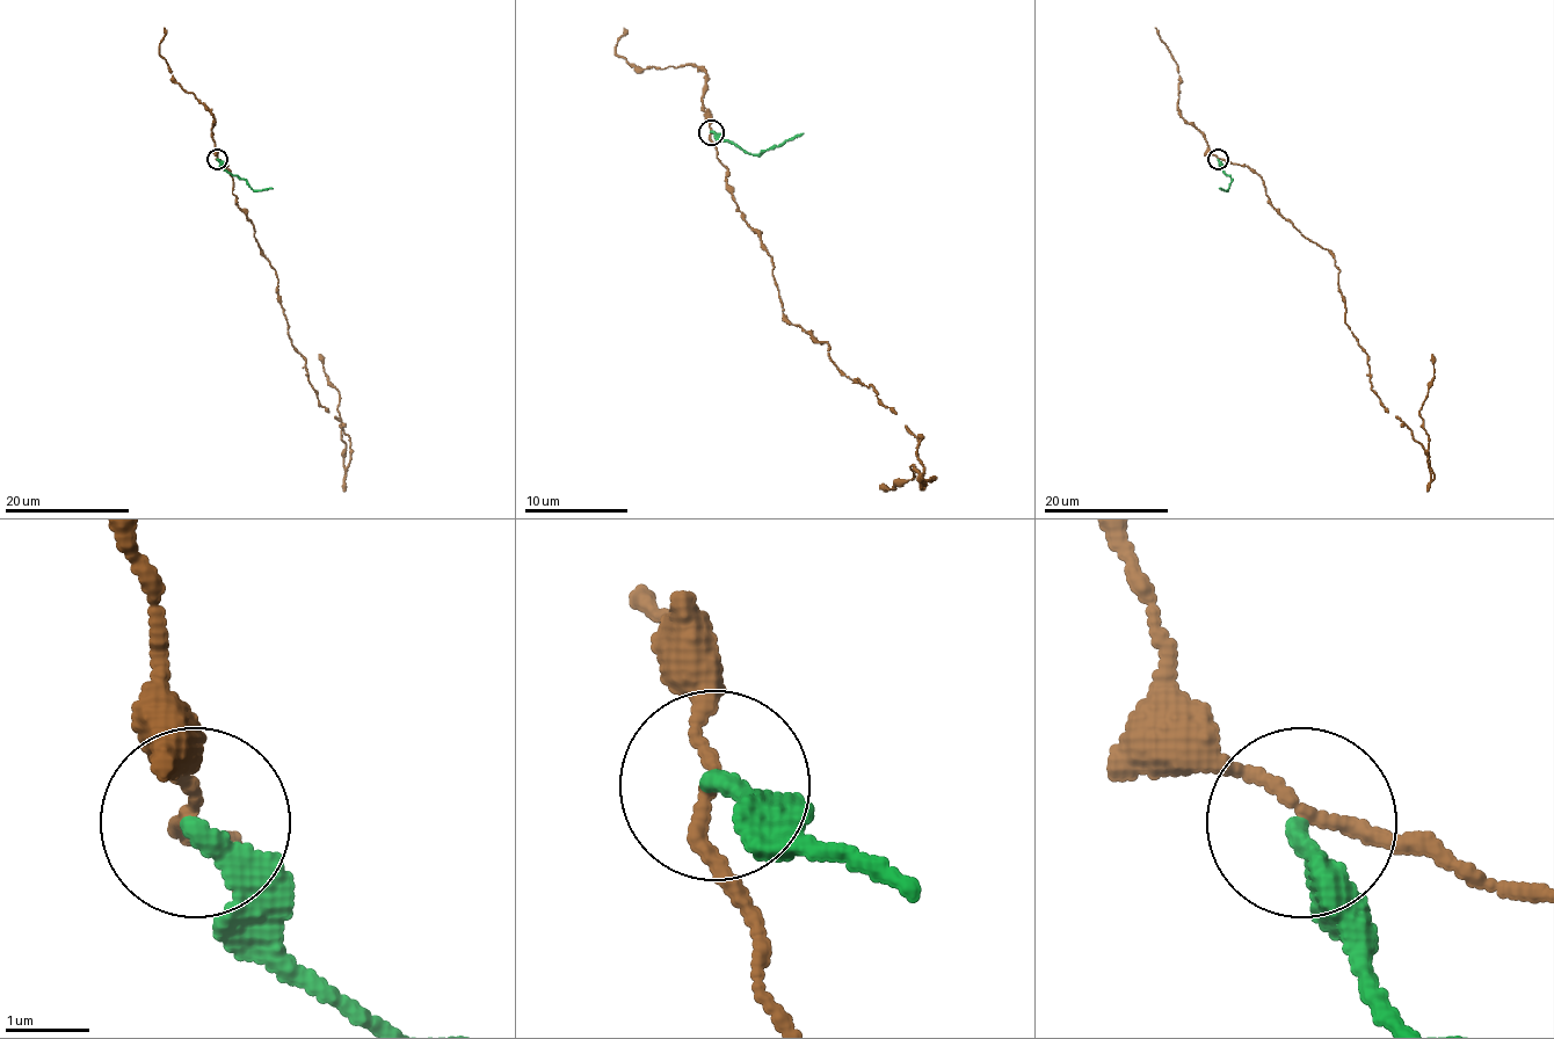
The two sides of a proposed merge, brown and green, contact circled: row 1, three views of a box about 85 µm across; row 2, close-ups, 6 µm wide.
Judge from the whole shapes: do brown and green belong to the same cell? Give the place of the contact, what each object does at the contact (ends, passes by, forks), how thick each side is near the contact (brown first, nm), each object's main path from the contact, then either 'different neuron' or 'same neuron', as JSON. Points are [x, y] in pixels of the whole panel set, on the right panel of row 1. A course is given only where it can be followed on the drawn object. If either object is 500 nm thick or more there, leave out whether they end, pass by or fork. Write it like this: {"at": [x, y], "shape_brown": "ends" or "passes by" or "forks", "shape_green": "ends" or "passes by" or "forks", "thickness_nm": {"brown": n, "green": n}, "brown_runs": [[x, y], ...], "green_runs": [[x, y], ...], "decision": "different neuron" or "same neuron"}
{"at": [1218, 159], "shape_brown": "passes by", "shape_green": "ends", "thickness_nm": {"brown": 140, "green": 280}, "brown_runs": [[1218, 158], [1250, 167], [1271, 205], [1328, 251], [1371, 390], [1430, 467], [1420, 409], [1431, 354]], "green_runs": [[1218, 158], [1232, 181], [1227, 189], [1219, 188]], "decision": "different neuron"}

